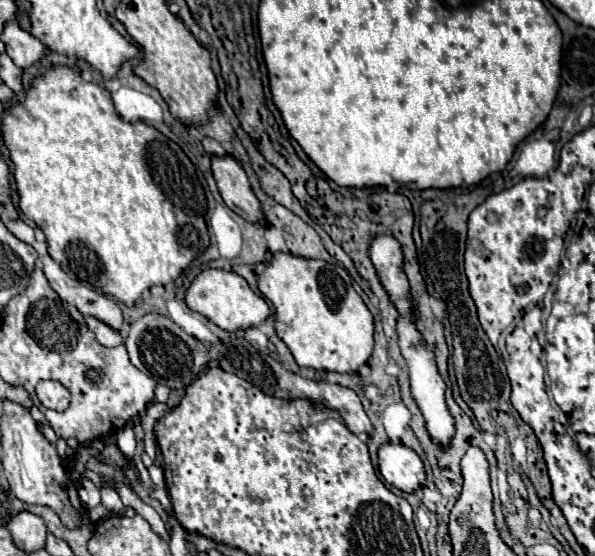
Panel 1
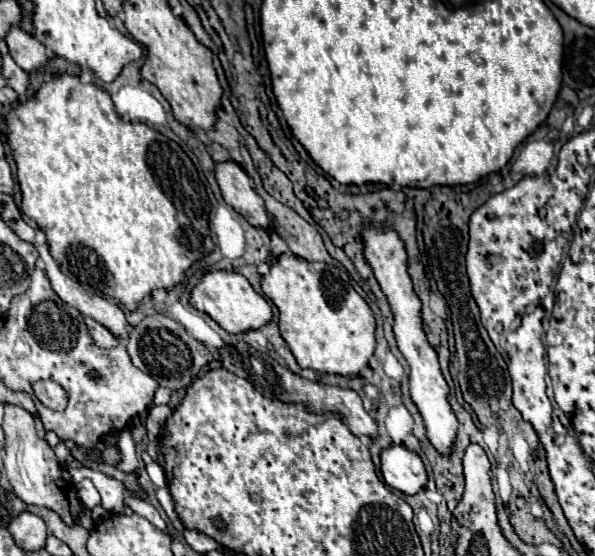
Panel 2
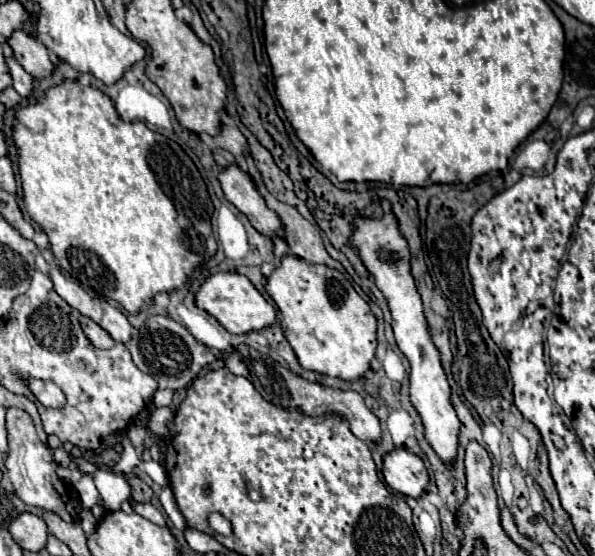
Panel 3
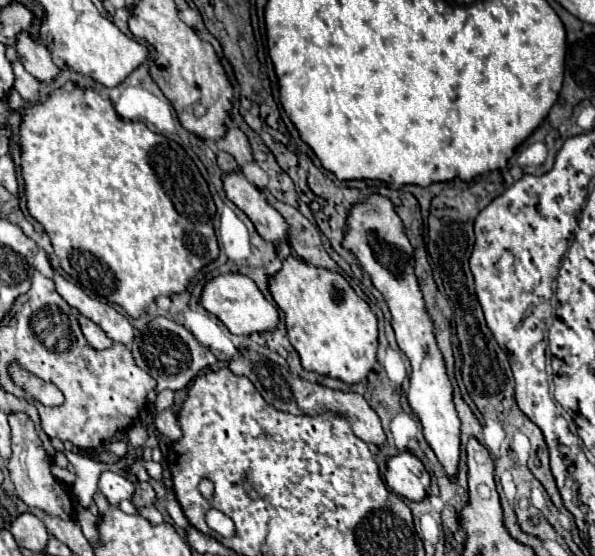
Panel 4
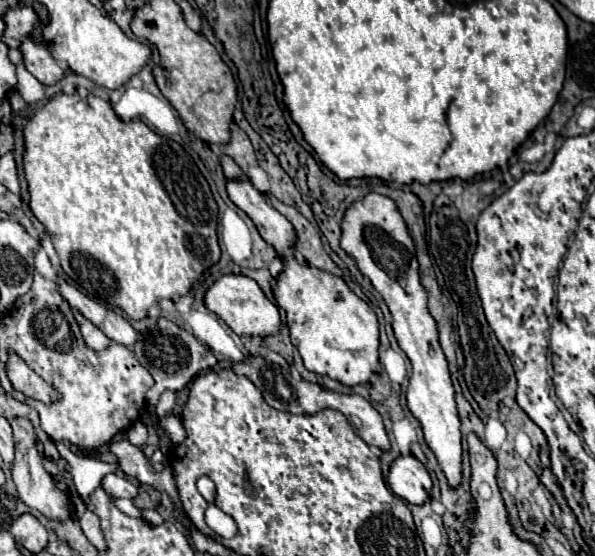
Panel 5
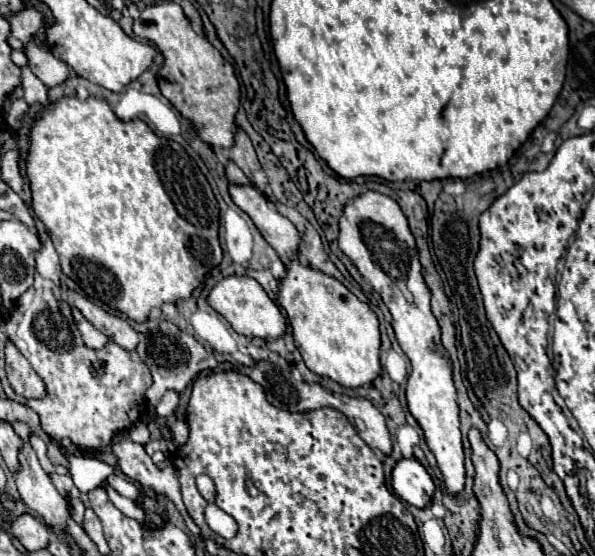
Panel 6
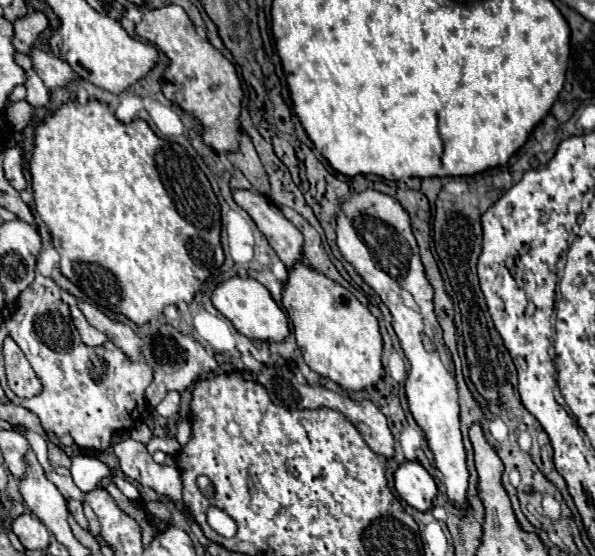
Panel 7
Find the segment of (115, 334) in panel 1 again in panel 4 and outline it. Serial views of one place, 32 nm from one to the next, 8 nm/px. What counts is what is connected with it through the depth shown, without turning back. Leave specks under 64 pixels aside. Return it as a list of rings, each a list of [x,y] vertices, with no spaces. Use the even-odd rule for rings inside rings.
[[[78,316],[78,322],[80,322],[80,328],[82,328],[82,332],[84,332],[84,338],[88,340],[88,344],[90,344],[92,348],[96,348],[96,350],[106,350],[106,348],[110,348],[110,346],[114,344],[100,326],[92,324],[92,320],[88,320],[88,318],[84,318],[84,316]]]

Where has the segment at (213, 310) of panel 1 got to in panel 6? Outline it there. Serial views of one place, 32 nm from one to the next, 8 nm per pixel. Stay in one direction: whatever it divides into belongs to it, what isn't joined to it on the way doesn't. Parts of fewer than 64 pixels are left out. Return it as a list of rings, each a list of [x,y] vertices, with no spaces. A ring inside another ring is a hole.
[[[228,276],[222,278],[208,294],[208,304],[234,328],[234,332],[242,336],[258,336],[258,338],[278,338],[284,328],[284,316],[280,314],[280,308],[268,298],[264,288],[248,276]]]

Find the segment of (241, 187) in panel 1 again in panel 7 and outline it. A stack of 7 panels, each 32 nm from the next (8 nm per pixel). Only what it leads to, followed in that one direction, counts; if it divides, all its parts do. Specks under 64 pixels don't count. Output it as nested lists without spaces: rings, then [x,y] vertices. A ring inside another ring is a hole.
[[[232,190],[234,202],[250,214],[258,230],[266,236],[268,244],[276,250],[286,268],[292,268],[302,254],[302,234],[290,220],[286,220],[272,200],[254,190]]]

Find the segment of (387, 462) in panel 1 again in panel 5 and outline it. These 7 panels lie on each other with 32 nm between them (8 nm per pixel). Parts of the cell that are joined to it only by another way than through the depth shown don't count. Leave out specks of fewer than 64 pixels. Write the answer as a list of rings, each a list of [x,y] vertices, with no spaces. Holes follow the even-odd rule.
[[[412,454],[398,456],[390,464],[388,484],[396,496],[400,496],[412,504],[424,504],[428,500],[430,488],[432,488],[430,474],[426,472],[424,464],[418,458],[414,458]]]

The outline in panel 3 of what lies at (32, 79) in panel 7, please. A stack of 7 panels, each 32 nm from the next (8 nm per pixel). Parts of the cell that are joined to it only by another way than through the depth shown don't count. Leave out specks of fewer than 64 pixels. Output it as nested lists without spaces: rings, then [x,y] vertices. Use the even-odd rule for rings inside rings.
[[[6,58],[6,66],[8,72],[12,76],[12,88],[20,94],[20,96],[28,96],[32,90],[32,76],[28,72],[24,72],[24,68],[14,60],[14,58]]]

